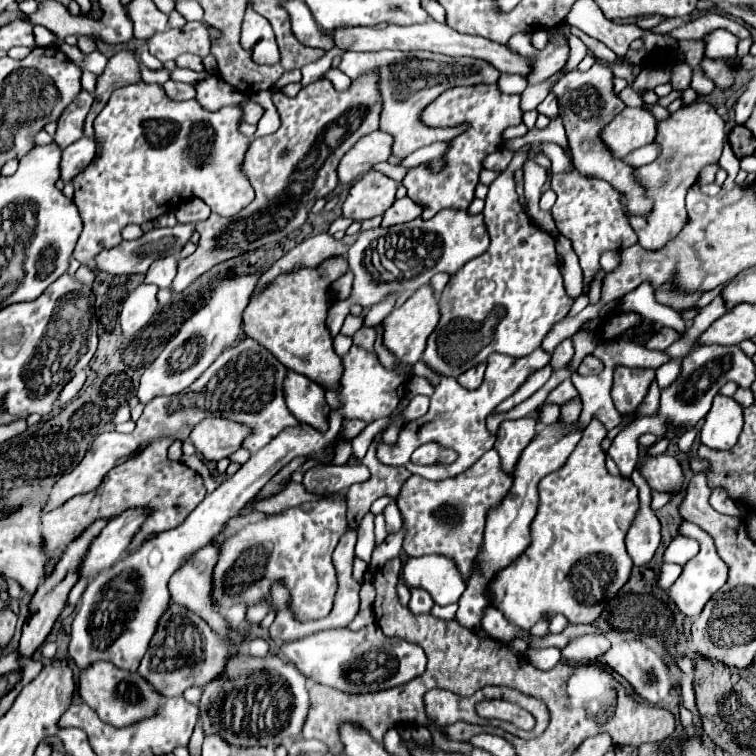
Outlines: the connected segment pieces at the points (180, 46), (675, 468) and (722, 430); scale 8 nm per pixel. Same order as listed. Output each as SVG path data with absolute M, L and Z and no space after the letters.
M190 21L180 29L166 29L148 39L148 49L160 61L176 59L182 53L206 57L210 53L210 37L202 23Z
M670 455L640 459L640 471L646 477L650 489L654 489L654 491L678 495L684 485L684 471L682 471L678 459L674 459Z
M716 395L700 429L700 443L714 451L732 449L742 431L742 407L724 395Z

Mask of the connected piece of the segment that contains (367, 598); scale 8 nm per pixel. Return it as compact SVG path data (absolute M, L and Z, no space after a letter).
M362 583L360 589L360 609L368 609L374 601L374 587L370 583Z

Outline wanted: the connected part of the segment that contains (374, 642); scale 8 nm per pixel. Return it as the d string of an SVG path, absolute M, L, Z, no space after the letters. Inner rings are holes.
M368 625L360 631L330 629L282 645L282 653L298 667L298 671L322 685L348 693L382 691L412 681L426 669L426 653L420 645L398 637L386 637L378 625Z

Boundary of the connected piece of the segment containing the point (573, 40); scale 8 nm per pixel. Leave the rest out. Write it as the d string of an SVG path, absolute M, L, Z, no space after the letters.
M570 35L570 37L568 37L568 47L570 47L570 53L568 53L568 61L566 61L564 69L562 69L564 73L570 71L570 69L574 69L574 67L586 57L586 53L588 53L586 45L584 45L576 35Z

